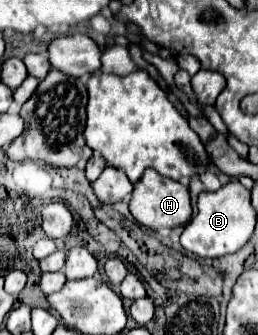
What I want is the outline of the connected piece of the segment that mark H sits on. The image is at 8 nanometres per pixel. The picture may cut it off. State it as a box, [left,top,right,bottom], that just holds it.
[130,170,192,230]

